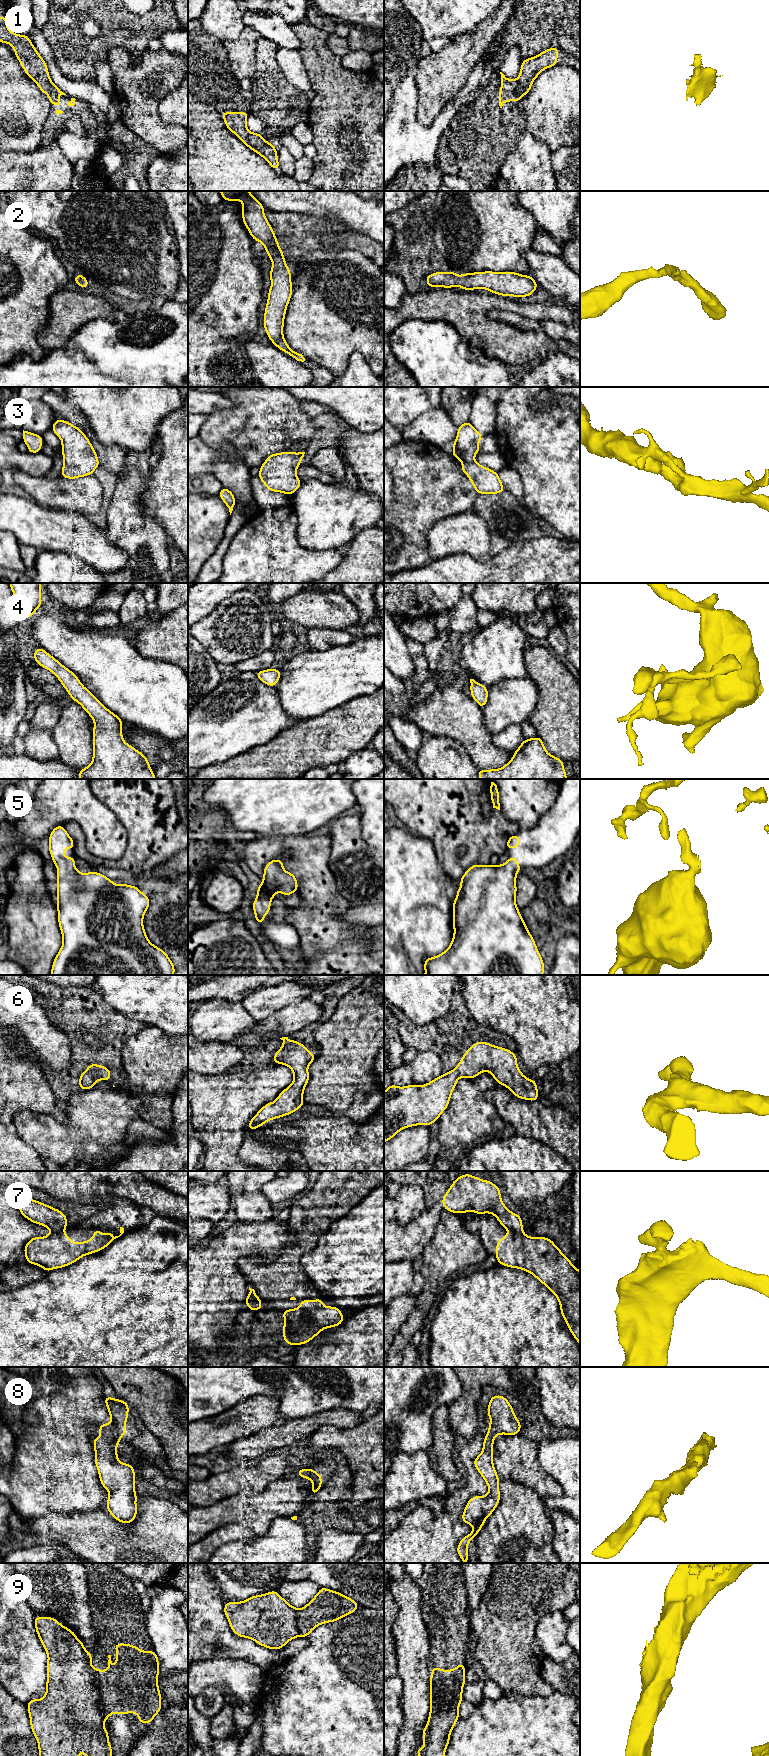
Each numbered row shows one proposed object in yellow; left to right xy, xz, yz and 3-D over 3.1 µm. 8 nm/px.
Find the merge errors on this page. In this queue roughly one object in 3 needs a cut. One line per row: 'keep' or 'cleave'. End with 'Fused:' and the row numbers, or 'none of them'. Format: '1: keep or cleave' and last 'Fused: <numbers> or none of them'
1: keep
2: keep
3: keep
4: keep
5: keep
6: keep
7: cleave
8: keep
9: cleave
Fused: 7, 9

